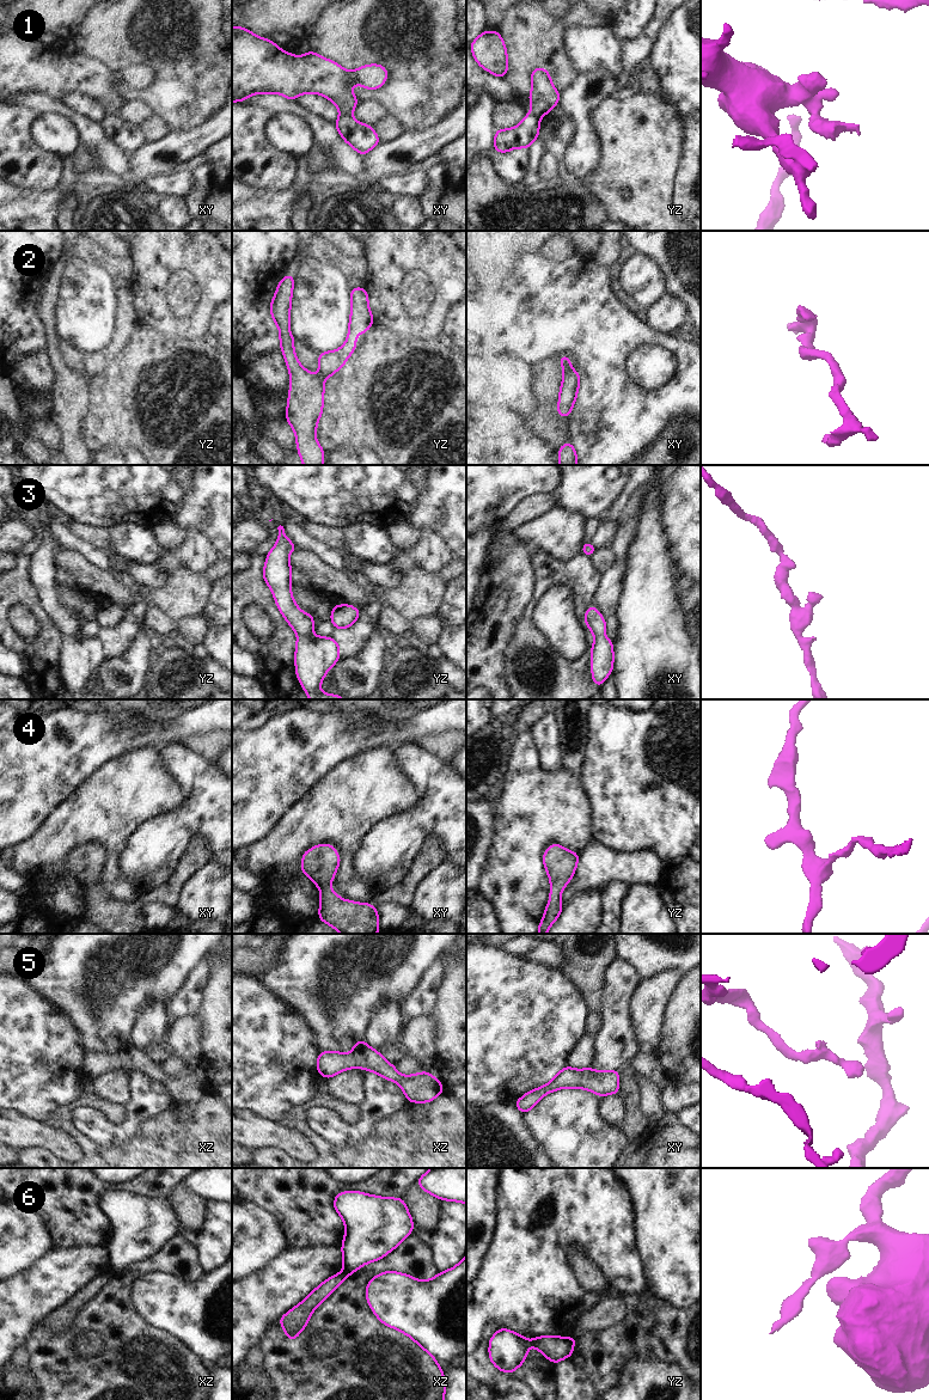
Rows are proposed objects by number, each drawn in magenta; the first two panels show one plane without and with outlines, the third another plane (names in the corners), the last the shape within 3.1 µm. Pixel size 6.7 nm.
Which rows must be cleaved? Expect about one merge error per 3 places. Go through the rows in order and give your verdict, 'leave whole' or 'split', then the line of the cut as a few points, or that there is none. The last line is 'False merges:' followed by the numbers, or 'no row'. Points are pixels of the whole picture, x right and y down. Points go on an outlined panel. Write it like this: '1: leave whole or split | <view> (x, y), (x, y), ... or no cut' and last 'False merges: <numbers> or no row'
1: split | xy (350, 114), (341, 116)
2: leave whole | no cut
3: leave whole | no cut
4: leave whole | no cut
5: leave whole | no cut
6: split | xz (344, 1271), (348, 1275)
False merges: 1, 6

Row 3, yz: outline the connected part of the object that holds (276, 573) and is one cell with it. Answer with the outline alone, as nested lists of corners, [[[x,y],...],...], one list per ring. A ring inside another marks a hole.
[[[279,526],[279,539],[268,552],[262,576],[274,594],[276,606],[291,628],[298,634],[295,644],[295,672],[310,699],[344,699],[340,695],[319,691],[326,672],[340,660],[340,646],[331,637],[312,635],[314,619],[301,612],[291,592],[292,567],[288,555],[298,548]]]

